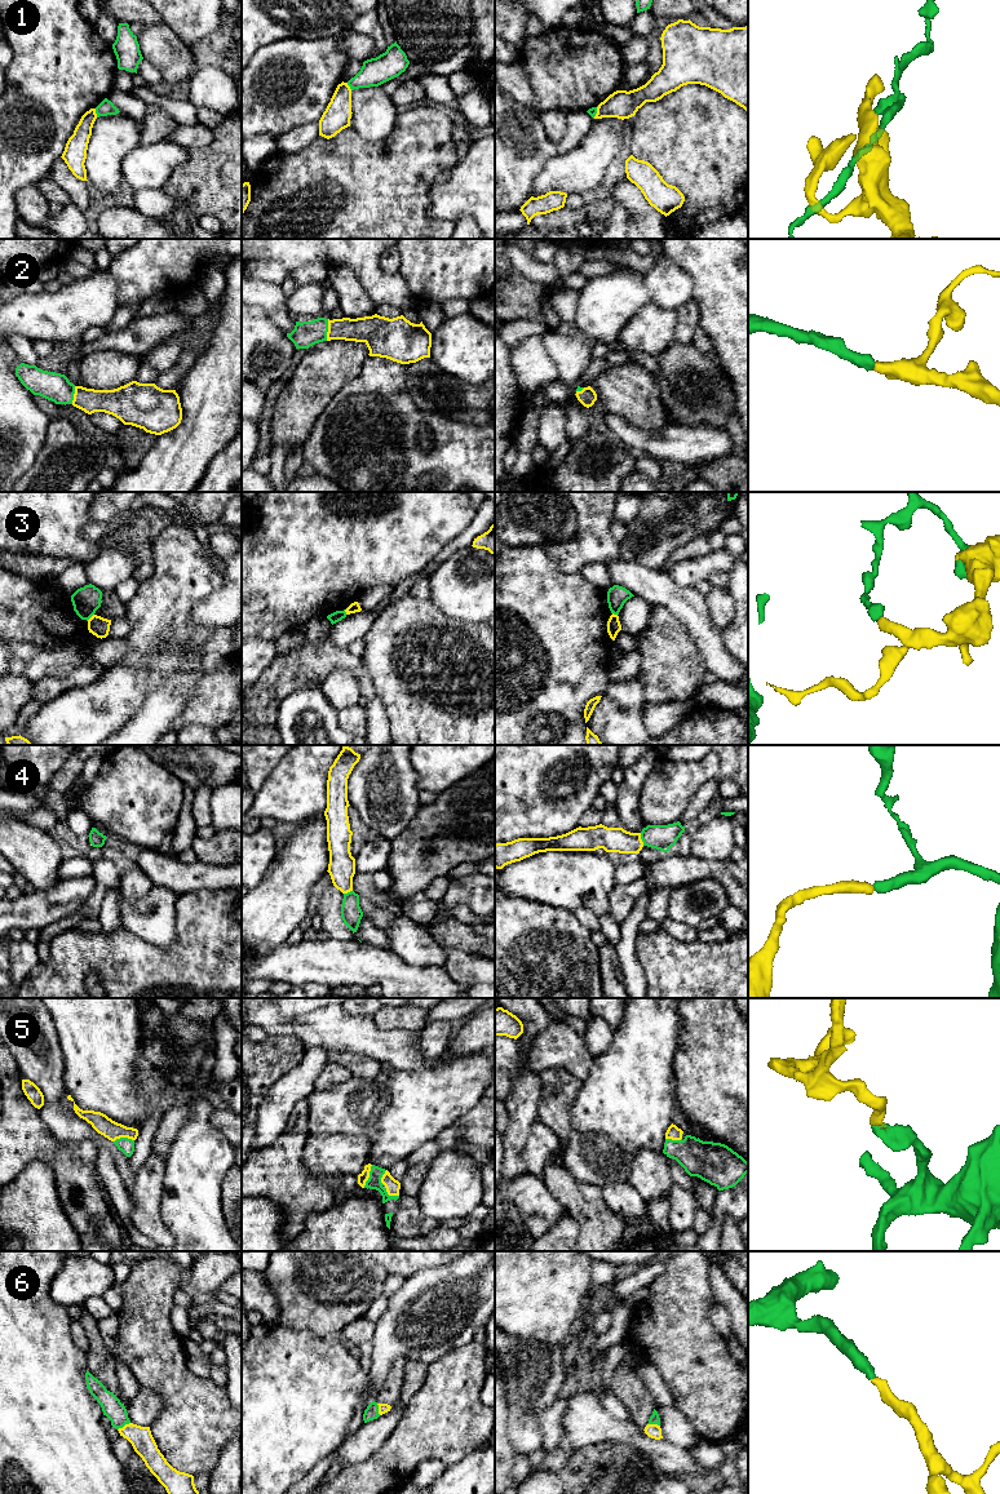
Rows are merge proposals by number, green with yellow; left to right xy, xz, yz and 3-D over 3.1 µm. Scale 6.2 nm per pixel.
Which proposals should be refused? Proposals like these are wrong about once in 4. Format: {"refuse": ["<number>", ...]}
{"refuse": ["1", "3"]}

